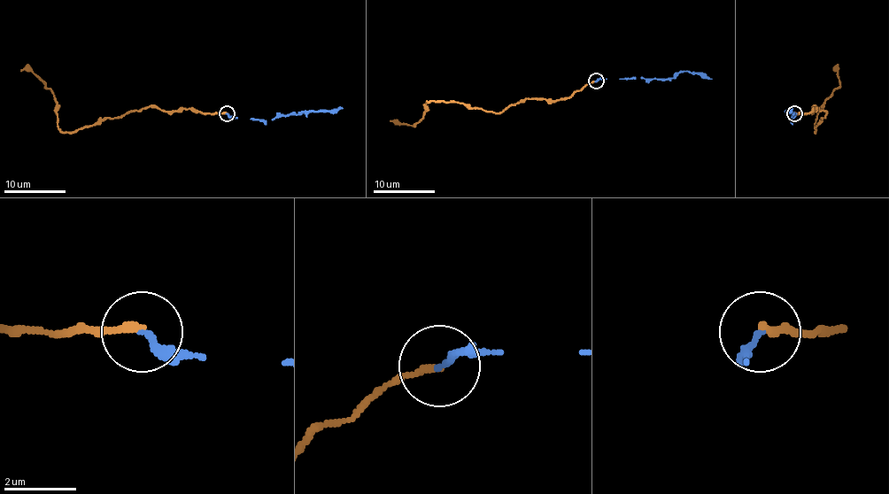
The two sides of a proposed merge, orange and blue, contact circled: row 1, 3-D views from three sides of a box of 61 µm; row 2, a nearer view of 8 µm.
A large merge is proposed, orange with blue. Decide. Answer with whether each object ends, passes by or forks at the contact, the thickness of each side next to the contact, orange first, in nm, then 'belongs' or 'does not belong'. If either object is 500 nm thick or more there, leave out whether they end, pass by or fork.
orange ends; blue ends; calibres 190 and 180 nm; belongs

